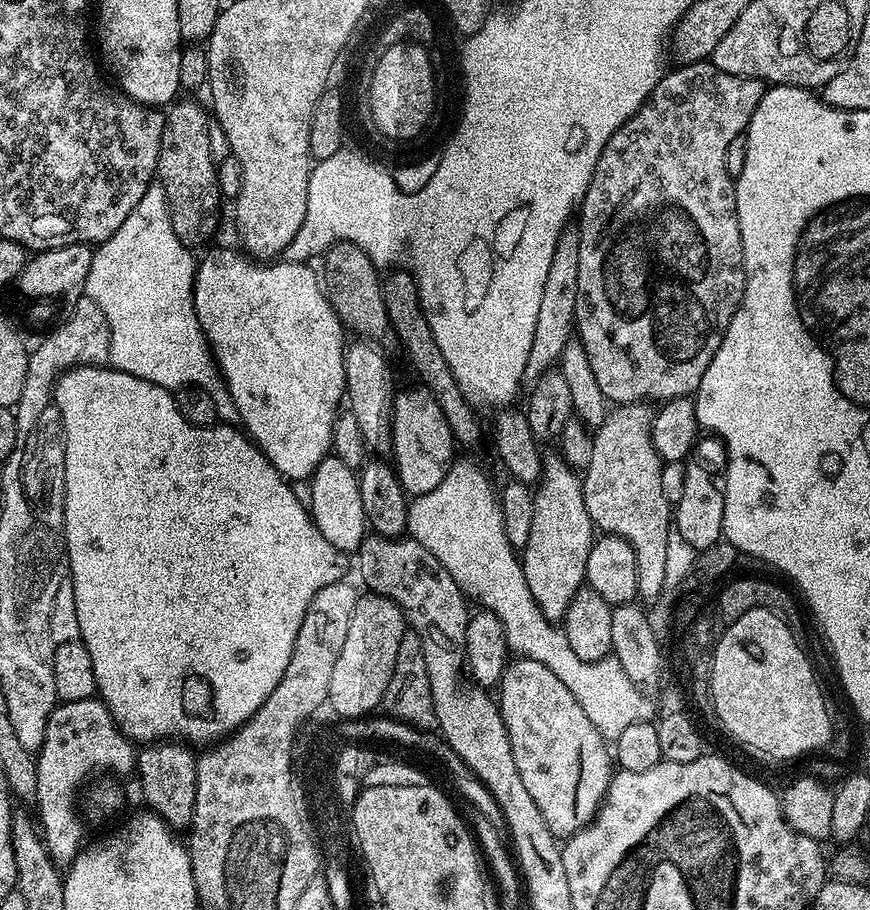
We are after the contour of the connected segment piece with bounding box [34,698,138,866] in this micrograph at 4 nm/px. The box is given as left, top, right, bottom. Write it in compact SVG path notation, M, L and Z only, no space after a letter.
M93 698L57 703L56 709L48 715L46 738L42 738L42 746L35 753L37 786L34 801L34 807L40 811L38 828L55 864L71 864L82 847L80 839L84 836L84 824L76 813L76 791L97 774L121 778L127 772L131 773L137 755L133 741L121 734L103 700Z

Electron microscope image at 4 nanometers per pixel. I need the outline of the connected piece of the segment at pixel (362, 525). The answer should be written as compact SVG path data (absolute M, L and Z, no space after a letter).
M329 454L312 473L310 483L312 521L318 526L322 538L326 538L326 542L330 542L330 546L334 546L339 552L345 554L359 552L360 543L363 542L369 527L366 514L362 510L362 490L357 469L346 466L342 458Z

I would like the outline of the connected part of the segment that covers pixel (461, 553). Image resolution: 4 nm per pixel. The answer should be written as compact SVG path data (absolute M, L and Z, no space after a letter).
M453 459L448 473L426 494L415 497L408 506L408 530L407 535L417 540L454 578L454 582L464 593L469 601L477 600L480 606L487 611L494 613L502 622L506 630L509 649L517 657L534 662L542 662L546 670L558 674L558 679L566 685L566 690L578 698L578 706L586 710L586 718L594 722L594 726L604 735L605 741L614 742L626 726L634 722L652 720L652 704L647 700L645 693L637 688L634 682L626 676L626 670L622 668L615 658L605 658L598 662L582 662L574 650L570 650L570 642L566 642L563 627L557 626L553 621L548 620L538 610L538 602L534 602L534 594L530 594L530 586L526 586L526 574L520 565L521 557L517 549L509 544L506 538L506 530L500 513L500 502L497 489L492 489L492 480L484 473L480 464L472 460Z

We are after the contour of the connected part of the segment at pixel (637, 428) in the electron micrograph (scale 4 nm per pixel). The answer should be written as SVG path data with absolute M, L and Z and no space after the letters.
M641 402L639 404L622 404L613 407L609 411L608 416L602 422L602 426L595 429L592 436L592 449L590 450L590 466L583 469L582 479L584 481L584 497L586 498L586 510L590 510L590 518L593 525L601 533L610 536L621 536L626 542L630 542L630 546L634 546L634 558L638 562L638 593L641 597L645 596L646 599L652 600L660 591L666 588L664 579L670 570L668 564L668 532L670 536L670 525L674 520L674 508L669 504L664 494L662 494L662 461L660 455L654 450L654 442L652 441L652 418L654 415L653 409L647 403Z

